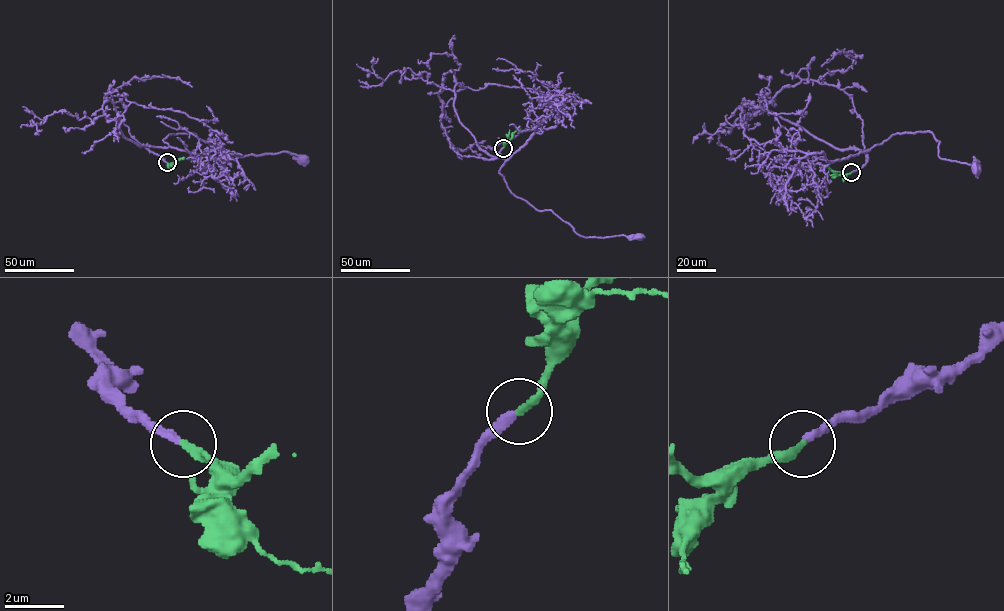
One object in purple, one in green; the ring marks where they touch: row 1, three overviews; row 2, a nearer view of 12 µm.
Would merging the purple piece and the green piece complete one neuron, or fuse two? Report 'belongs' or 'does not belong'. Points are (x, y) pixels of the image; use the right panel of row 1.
belongs

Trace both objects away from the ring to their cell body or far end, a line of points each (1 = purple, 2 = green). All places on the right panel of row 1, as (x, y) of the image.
1: (851, 173), (868, 158), (852, 99), (784, 86), (766, 109), (836, 148), (930, 132), (940, 158), (976, 168)
2: (851, 173), (843, 175), (826, 166), (822, 169)

